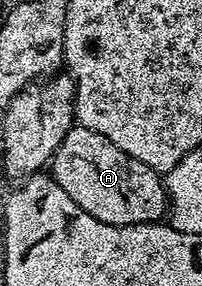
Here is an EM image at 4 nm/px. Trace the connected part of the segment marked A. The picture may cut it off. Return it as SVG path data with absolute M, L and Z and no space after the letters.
M72 126L51 156L49 175L85 214L113 226L154 224L164 219L169 208L164 177L113 146L97 130Z

